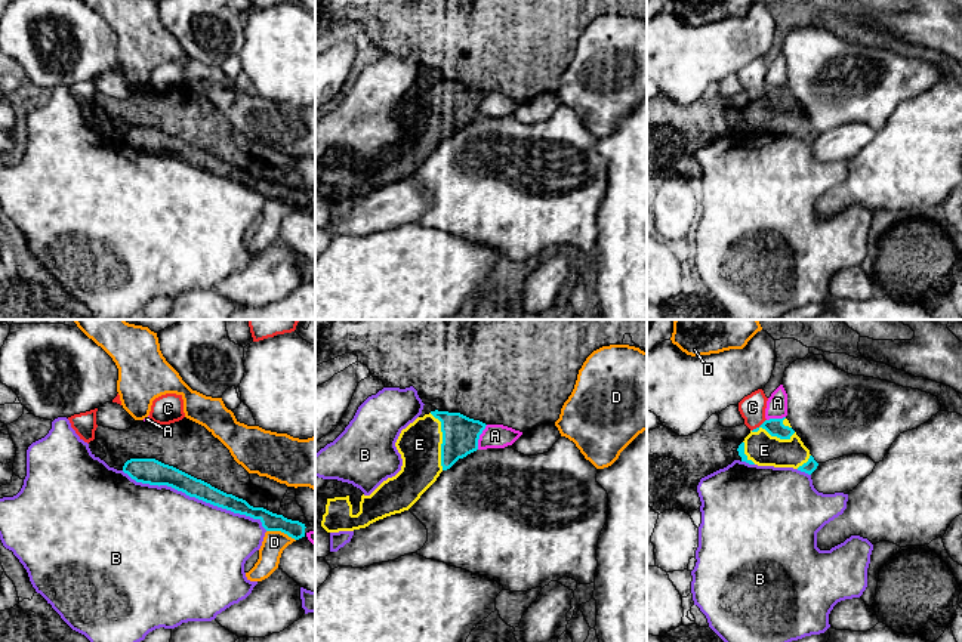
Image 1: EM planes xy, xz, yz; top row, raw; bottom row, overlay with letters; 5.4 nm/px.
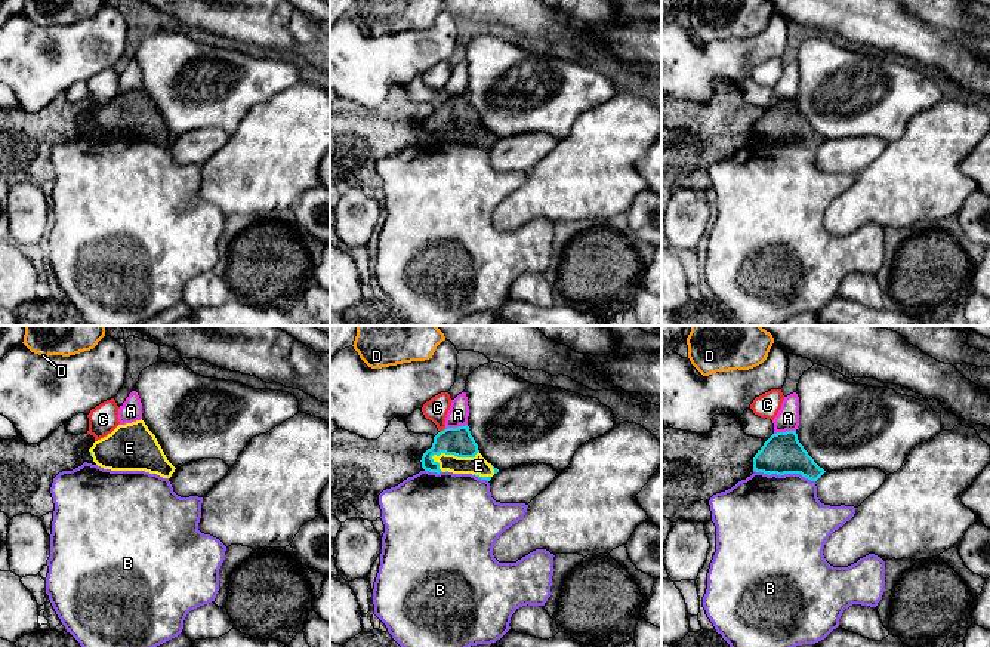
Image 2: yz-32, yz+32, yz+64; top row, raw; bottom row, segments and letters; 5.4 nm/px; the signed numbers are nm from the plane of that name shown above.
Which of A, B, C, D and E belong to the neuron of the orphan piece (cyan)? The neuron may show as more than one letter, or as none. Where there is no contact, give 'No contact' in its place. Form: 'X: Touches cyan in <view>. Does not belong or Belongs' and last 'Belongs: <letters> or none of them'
A: Touches cyan in xz. Does not belong
B: Touches cyan in xy. Does not belong
C: Touches cyan in yz. Does not belong
D: Touches cyan in xy. Does not belong
E: Touches cyan in xz. Belongs
Belongs: E

